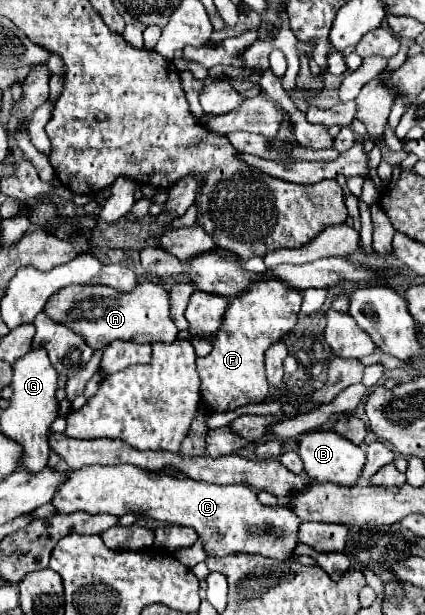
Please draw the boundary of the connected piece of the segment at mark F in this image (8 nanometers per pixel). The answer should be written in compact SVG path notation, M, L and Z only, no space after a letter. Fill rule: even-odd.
M271 278L255 282L249 288L249 294L229 302L223 324L213 338L213 350L205 358L197 358L201 402L209 412L237 410L239 406L267 400L269 384L263 364L265 350L295 328L299 306L301 292L289 290L283 282Z

